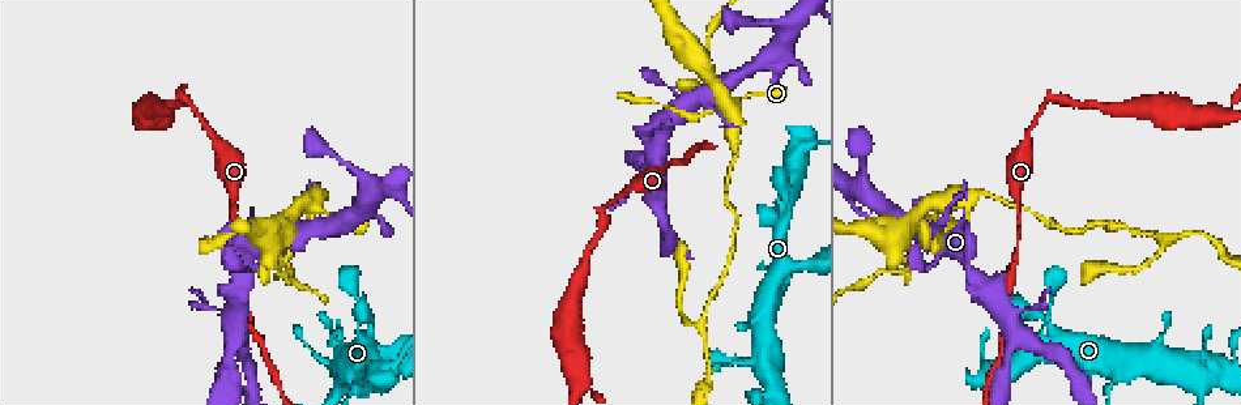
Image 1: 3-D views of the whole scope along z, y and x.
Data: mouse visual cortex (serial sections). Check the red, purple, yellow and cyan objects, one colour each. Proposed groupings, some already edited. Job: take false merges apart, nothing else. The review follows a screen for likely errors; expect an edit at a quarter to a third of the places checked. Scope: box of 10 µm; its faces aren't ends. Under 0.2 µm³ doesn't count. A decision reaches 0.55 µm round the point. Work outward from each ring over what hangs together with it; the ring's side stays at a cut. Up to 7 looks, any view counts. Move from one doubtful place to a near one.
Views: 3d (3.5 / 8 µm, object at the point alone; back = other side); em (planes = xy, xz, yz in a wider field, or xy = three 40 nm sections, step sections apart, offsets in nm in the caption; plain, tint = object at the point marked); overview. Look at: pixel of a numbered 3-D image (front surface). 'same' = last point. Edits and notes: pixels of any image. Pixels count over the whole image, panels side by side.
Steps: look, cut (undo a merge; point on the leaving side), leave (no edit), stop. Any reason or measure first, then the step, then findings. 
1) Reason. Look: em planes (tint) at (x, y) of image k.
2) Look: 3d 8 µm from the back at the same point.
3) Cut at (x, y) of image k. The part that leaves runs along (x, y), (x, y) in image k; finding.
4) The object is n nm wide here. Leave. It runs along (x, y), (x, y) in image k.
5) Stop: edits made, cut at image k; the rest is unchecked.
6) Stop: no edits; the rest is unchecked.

Abrupt turn. Look: 3d 3.5 µm at (603, 211) of image 1.

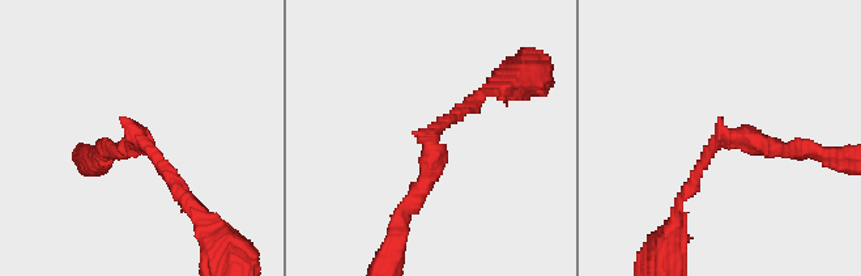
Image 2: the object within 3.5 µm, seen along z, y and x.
The arms are 150, 200 nm wide; need the tissue. Look: em planes (tint) at (725, 134) of image 2.

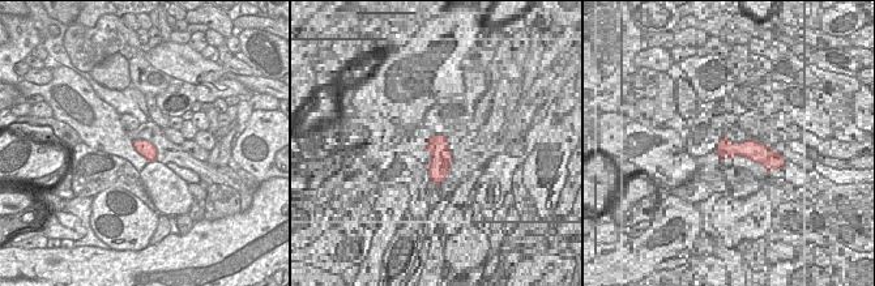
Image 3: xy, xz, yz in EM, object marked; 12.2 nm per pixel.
Look: em xy step 1 (tint) at the same point.

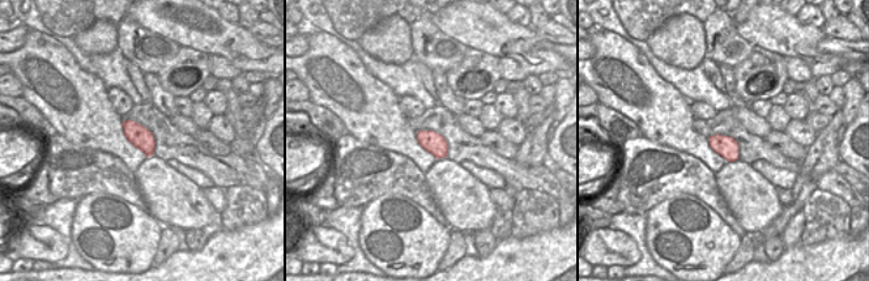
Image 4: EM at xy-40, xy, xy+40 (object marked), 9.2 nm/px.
Cut at (423, 183) of image 2. A second cell is stuck on.

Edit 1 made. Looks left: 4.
Look: 3d 3.5 µm at (952, 207) of image 1.

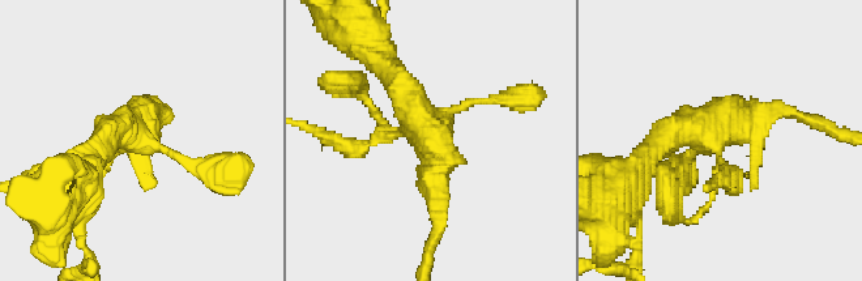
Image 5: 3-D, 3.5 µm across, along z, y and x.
Now the EM. Look: em xy step 1 (tint) at (137, 132) of image 5.

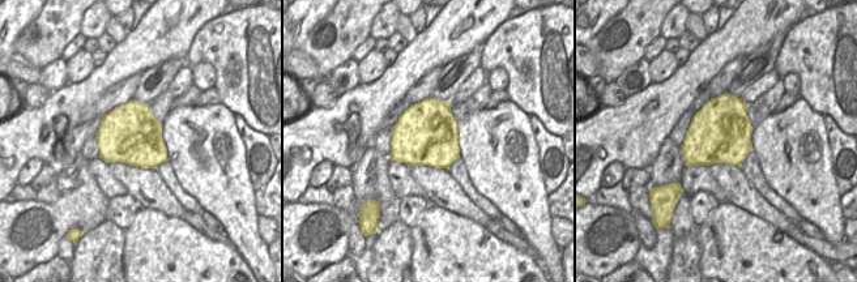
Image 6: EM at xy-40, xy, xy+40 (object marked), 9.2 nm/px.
Leave. It runs along (499, 98), (476, 98), (431, 128), (387, 66) in image 5; continuous, no second cell.

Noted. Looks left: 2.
Abrupt turn. Look: 3d 3.5 µm at (708, 46) of image 1.

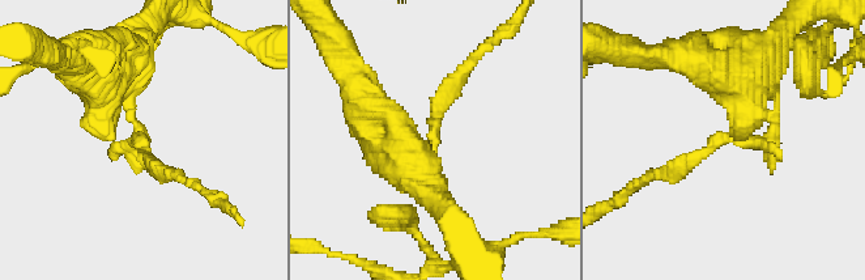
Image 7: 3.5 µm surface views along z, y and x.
Look: em xy step 2 (tint) at (728, 140) of image 7.

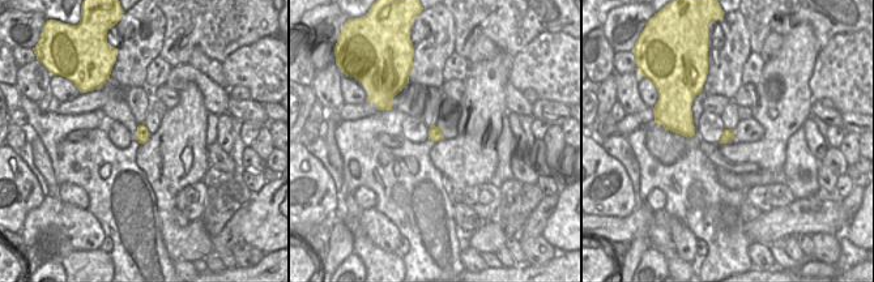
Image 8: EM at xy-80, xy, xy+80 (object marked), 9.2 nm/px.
Cut at (718, 141) of image 7. The part that leaves runs along (761, 141), (718, 138), (653, 174) in image 7; a second cell is stuck on.

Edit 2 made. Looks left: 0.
Stop: edits made, cut at image 2, cut at image 7; the rest is unchecked.

